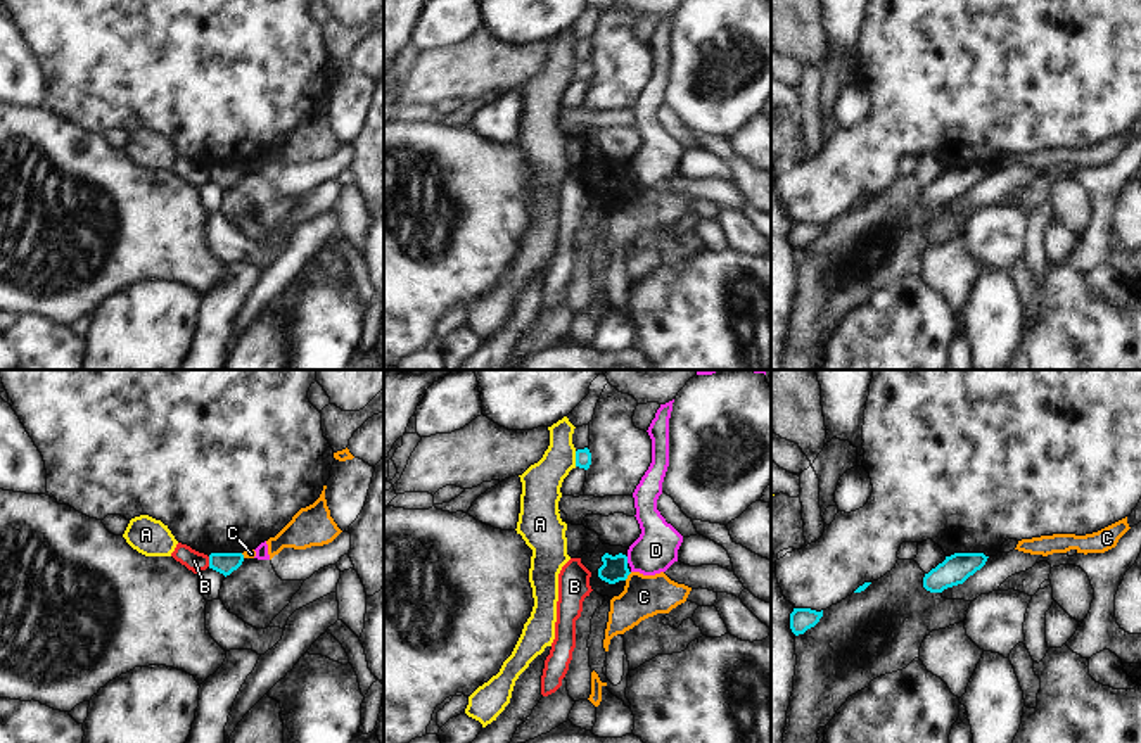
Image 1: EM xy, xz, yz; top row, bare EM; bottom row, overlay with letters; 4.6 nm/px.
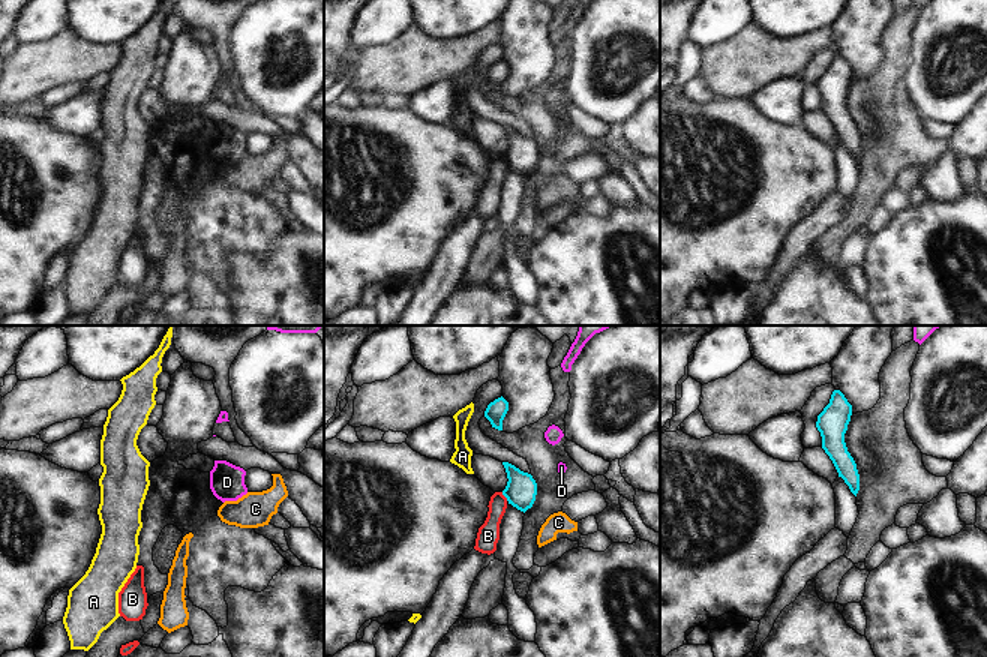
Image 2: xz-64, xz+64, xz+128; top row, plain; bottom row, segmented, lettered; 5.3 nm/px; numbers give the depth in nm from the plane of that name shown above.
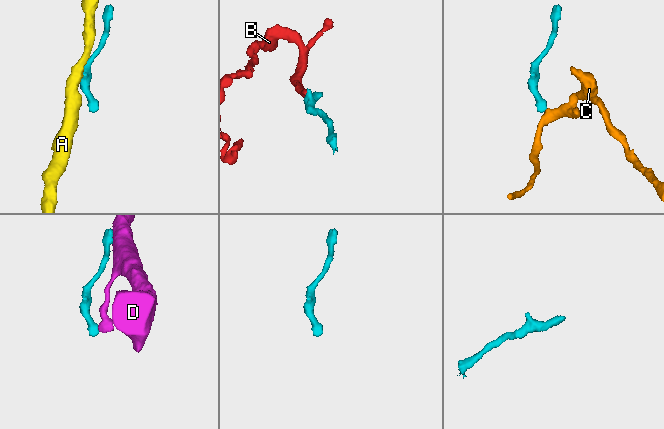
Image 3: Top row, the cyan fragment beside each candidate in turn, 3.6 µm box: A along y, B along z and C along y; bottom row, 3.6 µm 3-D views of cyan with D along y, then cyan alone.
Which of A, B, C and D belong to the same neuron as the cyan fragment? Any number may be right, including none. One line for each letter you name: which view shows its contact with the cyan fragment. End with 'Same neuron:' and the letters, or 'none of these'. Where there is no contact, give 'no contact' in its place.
Same neuron: none of these

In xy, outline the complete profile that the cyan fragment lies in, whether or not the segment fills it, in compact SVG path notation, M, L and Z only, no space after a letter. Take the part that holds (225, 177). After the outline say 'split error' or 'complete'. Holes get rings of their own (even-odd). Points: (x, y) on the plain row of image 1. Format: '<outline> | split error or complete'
M211 166L209 181L223 187L225 190L237 183L244 175L242 166Z | complete

